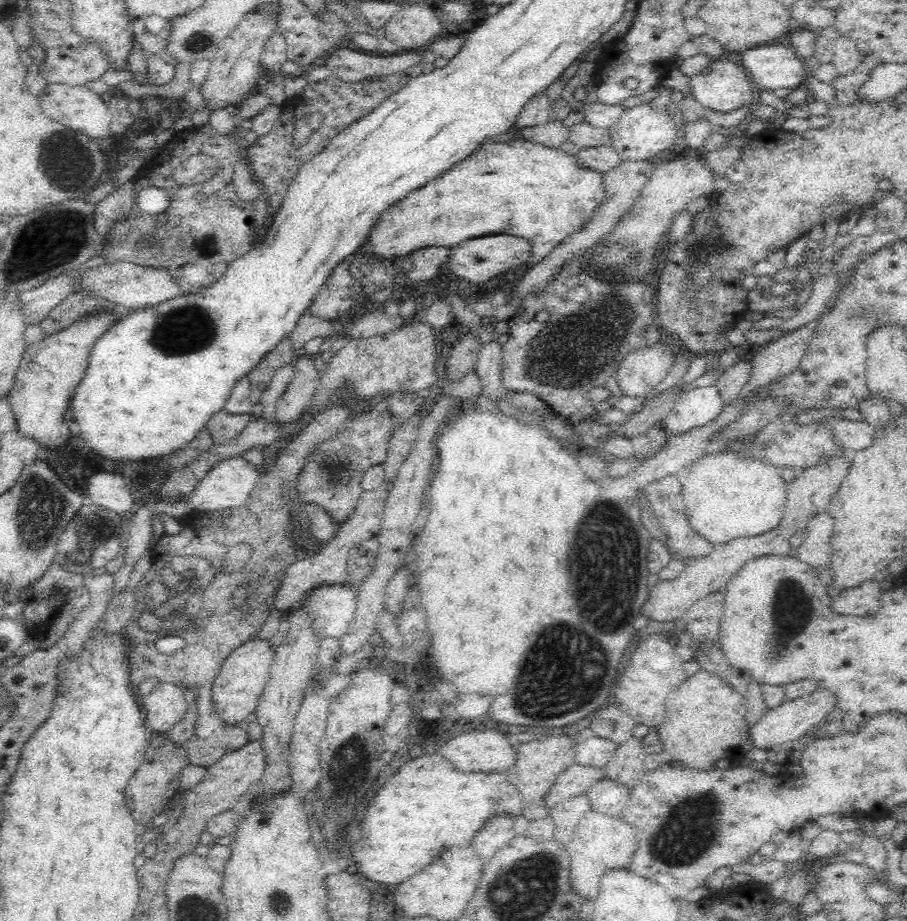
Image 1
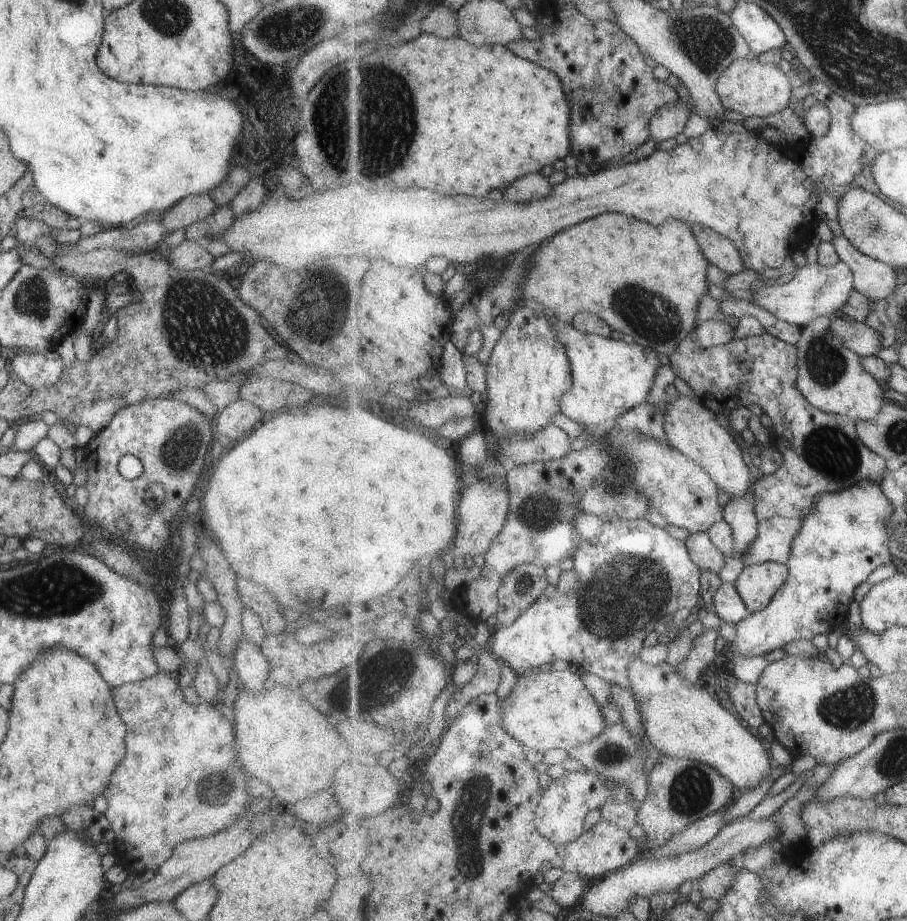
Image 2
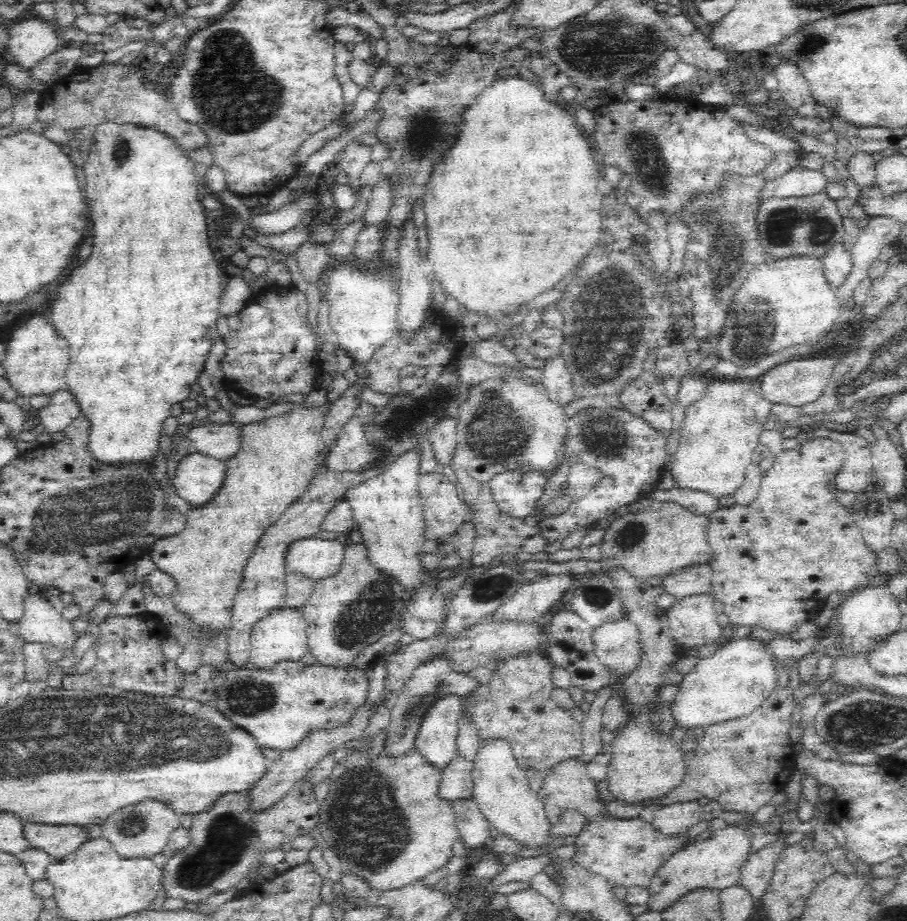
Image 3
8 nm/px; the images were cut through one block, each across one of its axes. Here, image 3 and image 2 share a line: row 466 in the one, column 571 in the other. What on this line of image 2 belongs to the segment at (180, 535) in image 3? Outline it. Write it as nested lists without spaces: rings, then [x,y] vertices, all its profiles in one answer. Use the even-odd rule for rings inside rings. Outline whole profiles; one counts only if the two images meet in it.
[[[606,213],[567,228],[545,241],[541,249],[533,256],[533,265],[527,274],[527,279],[523,282],[522,297],[525,302],[533,303],[545,310],[554,312],[558,318],[565,320],[573,320],[574,316],[584,311],[599,314],[613,326],[614,330],[619,330],[627,338],[657,350],[660,355],[665,354],[670,357],[678,350],[683,340],[688,337],[691,338],[699,325],[696,310],[698,310],[702,296],[708,294],[708,269],[712,265],[712,262],[705,255],[701,241],[698,240],[691,223],[682,222],[680,219],[670,219],[662,226],[654,226],[654,224],[648,224],[642,219],[624,213]]]

